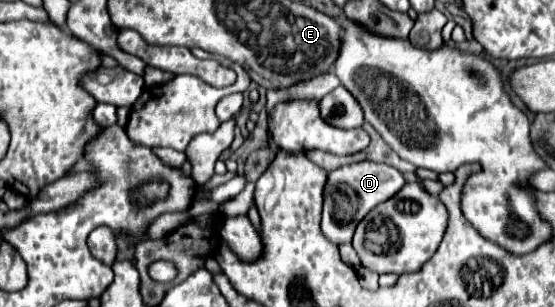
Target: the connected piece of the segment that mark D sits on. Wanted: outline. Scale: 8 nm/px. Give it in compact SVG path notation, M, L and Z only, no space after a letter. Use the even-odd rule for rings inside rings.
M360 161L342 165L328 173L326 185L324 185L324 209L322 209L322 231L324 235L334 241L344 241L344 237L350 237L354 227L364 219L368 211L372 211L382 201L388 201L392 195L396 195L402 185L404 177L398 169L386 165L386 163L374 163L374 161Z

